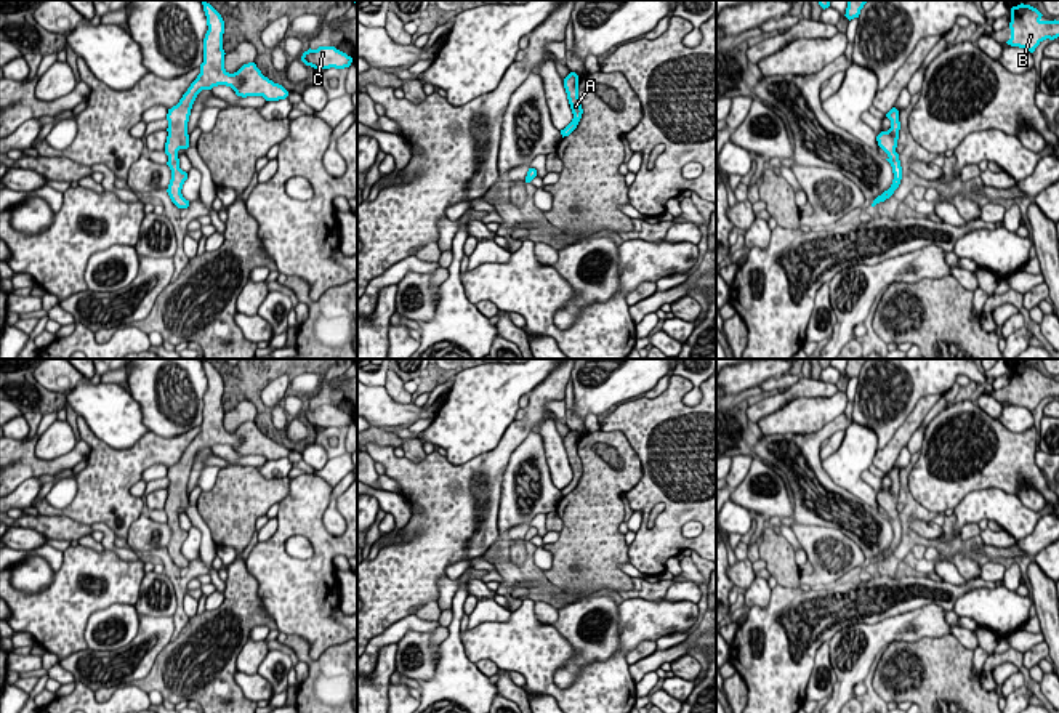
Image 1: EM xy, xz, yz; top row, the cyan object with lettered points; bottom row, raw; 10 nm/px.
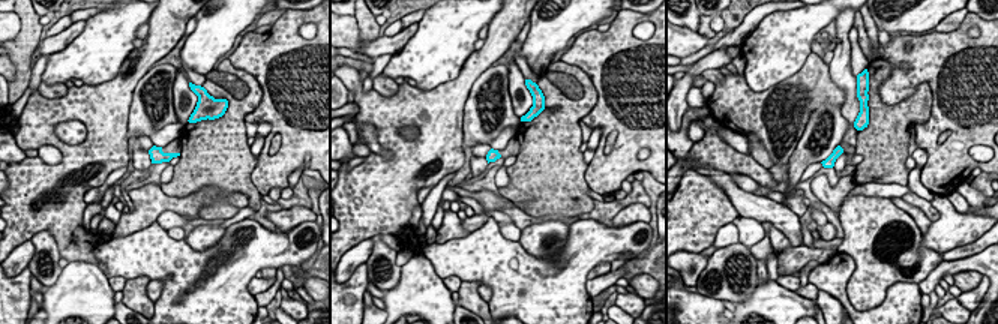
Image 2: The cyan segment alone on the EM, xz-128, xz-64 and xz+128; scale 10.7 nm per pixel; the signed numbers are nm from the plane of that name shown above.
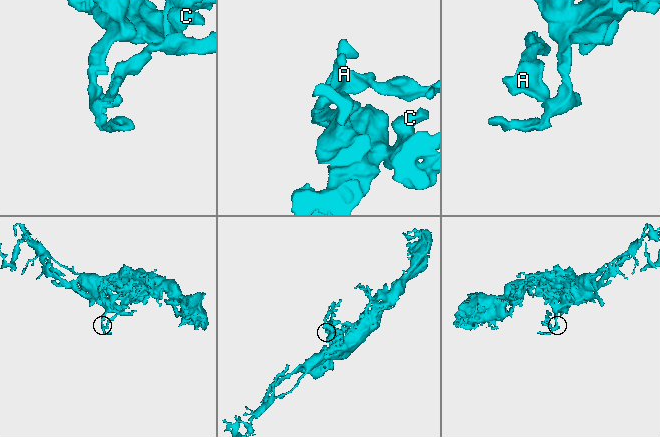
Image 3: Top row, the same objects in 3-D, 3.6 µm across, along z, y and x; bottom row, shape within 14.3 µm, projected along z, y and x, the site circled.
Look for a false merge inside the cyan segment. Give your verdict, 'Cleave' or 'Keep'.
Keep

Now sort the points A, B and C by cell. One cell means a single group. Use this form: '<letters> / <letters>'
A B C

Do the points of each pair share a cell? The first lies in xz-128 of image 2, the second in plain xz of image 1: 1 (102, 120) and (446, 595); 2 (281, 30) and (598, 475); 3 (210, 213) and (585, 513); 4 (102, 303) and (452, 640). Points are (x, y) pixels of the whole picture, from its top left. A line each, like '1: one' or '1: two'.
1: two
2: two
3: one
4: one

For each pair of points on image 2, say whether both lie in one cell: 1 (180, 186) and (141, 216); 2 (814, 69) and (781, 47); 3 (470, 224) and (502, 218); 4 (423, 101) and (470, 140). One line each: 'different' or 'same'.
1: different
2: different
3: different
4: different

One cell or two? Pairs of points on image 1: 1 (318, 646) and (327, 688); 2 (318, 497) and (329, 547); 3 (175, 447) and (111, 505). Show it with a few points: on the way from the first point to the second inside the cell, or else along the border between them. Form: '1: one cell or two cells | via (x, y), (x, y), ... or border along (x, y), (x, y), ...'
1: two cells | border along (287, 635), (300, 635), (313, 659), (340, 644)
2: one cell | via (314, 510), (316, 534)
3: one cell | via (154, 451), (148, 451), (114, 484)

